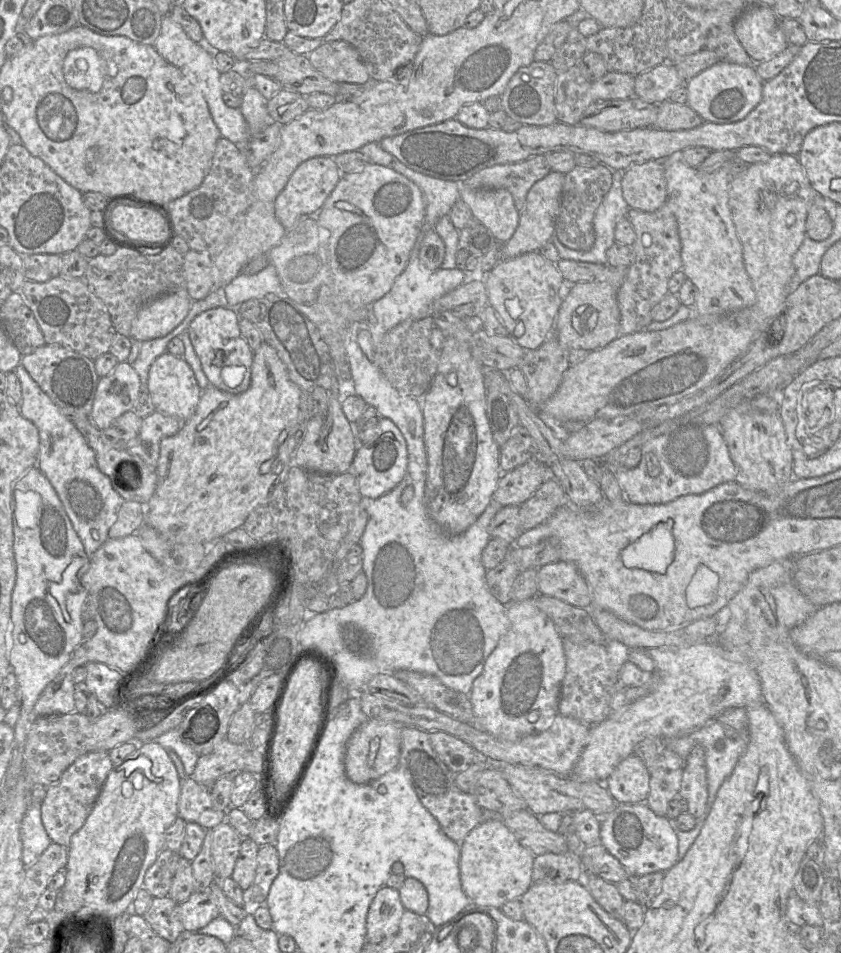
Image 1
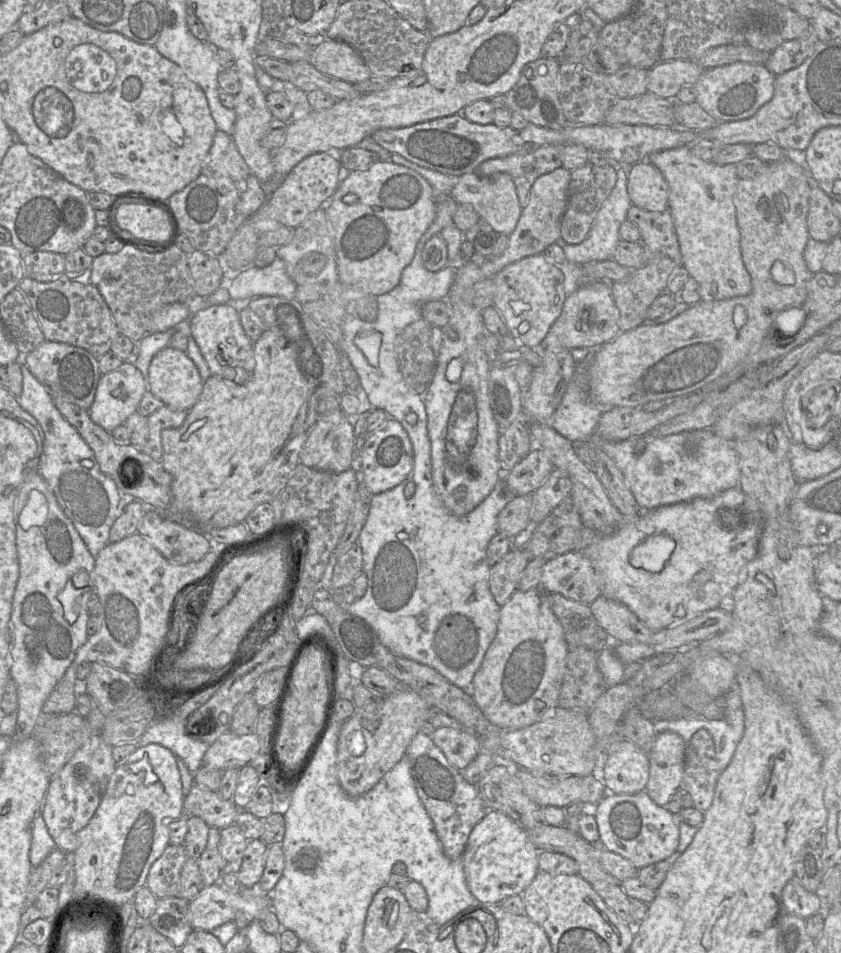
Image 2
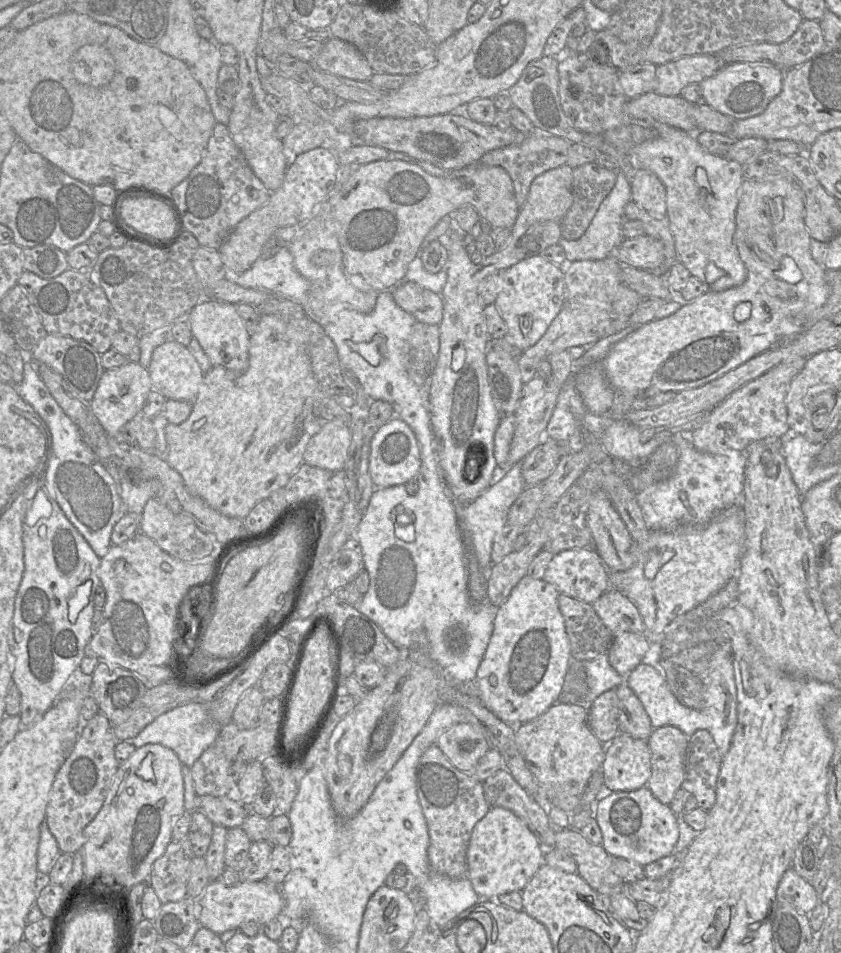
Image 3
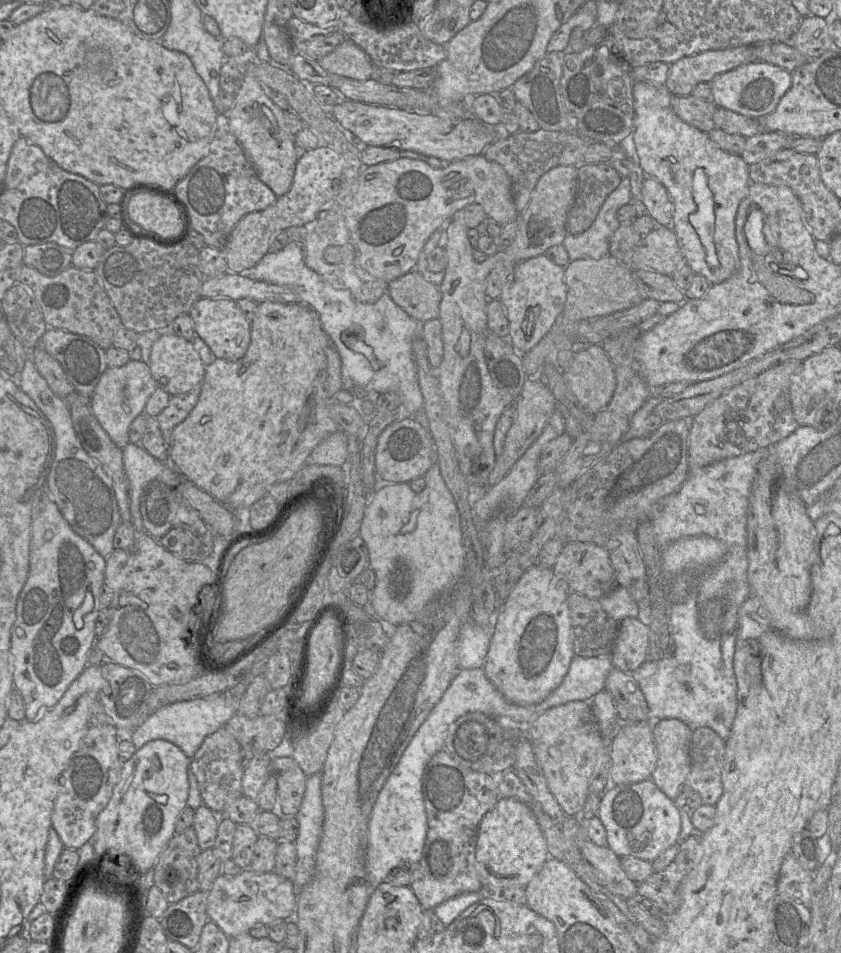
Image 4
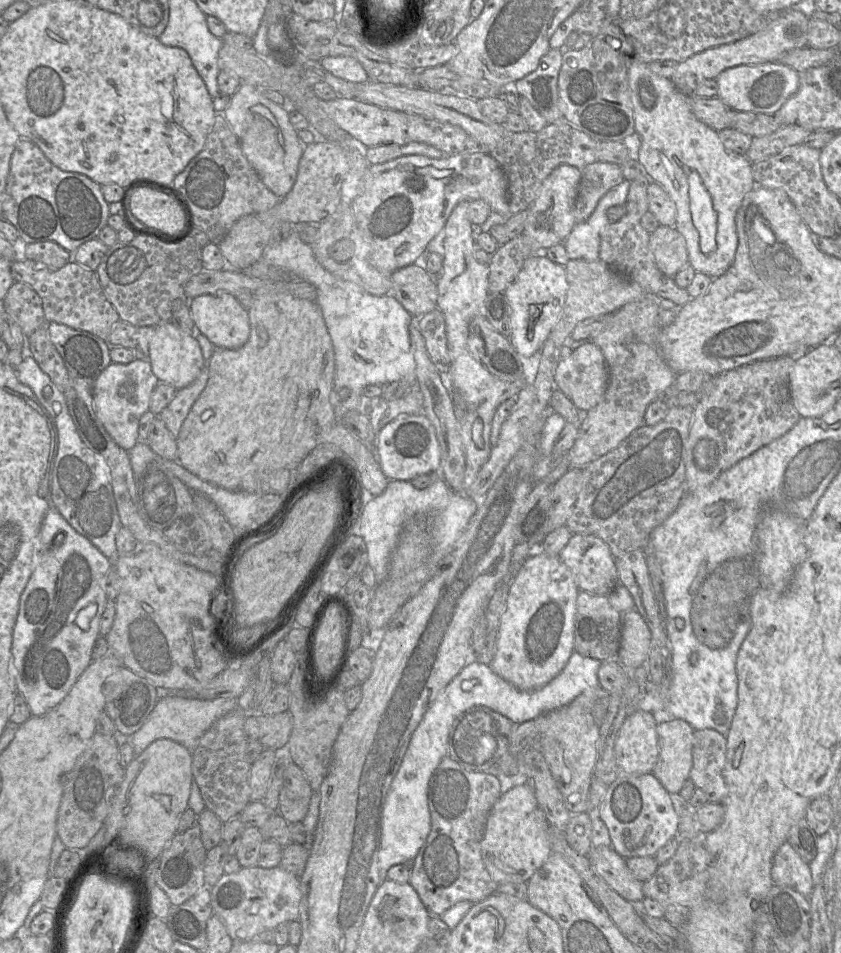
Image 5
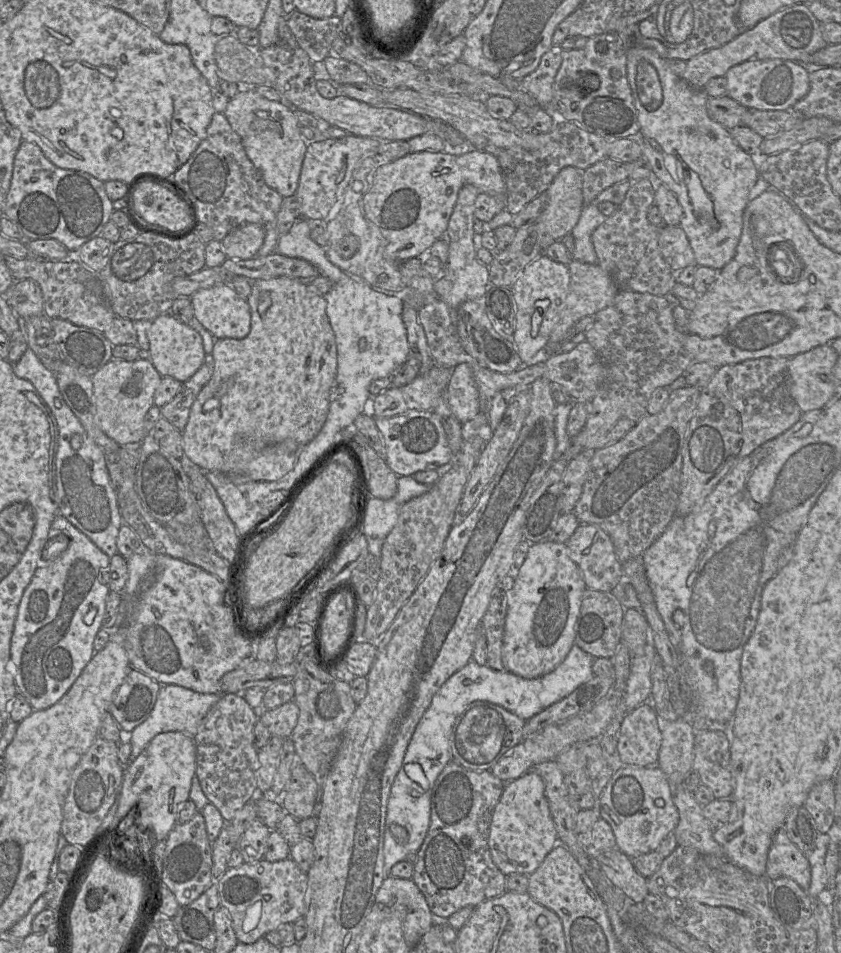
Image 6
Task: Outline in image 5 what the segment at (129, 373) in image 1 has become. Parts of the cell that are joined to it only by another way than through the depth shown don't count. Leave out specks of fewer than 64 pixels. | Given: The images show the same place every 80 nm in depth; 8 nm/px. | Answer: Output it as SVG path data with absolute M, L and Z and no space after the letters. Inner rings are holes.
M134 359L128 364L111 362L92 386L94 410L106 431L126 451L138 442L141 416L149 411L150 398L160 381L152 372L149 361Z

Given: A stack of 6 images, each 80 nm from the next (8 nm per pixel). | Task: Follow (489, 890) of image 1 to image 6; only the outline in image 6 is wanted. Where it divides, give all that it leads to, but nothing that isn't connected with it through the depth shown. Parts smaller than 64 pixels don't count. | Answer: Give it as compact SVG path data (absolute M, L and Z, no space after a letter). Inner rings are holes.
M529 770L519 778L505 782L489 828L488 846L498 869L508 876L513 873L529 876L559 842L542 778Z

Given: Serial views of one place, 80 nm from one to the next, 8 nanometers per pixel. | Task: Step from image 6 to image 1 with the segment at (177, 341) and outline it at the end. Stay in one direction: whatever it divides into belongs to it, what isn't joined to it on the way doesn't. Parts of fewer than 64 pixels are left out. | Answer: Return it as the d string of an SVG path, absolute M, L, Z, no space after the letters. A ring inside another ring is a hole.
M166 351L156 358L150 367L147 392L156 411L185 422L195 413L202 389L199 387L194 372L185 359Z

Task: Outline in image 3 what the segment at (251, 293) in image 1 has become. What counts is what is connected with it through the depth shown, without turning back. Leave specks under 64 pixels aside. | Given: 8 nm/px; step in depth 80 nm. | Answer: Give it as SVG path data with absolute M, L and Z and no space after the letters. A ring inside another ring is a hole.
M287 245L268 259L258 259L241 274L229 272L227 278L244 288L270 292L304 305L309 288L308 281L294 267L294 259Z

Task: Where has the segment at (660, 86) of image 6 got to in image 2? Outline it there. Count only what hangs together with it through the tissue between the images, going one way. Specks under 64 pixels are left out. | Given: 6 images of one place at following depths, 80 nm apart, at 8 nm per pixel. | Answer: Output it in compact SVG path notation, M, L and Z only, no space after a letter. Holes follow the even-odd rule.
M691 145L652 153L648 162L664 175L669 186L668 210L677 234L682 266L701 287L701 301L746 296L752 290L744 266L734 195L739 178L736 164L717 165L696 157Z

